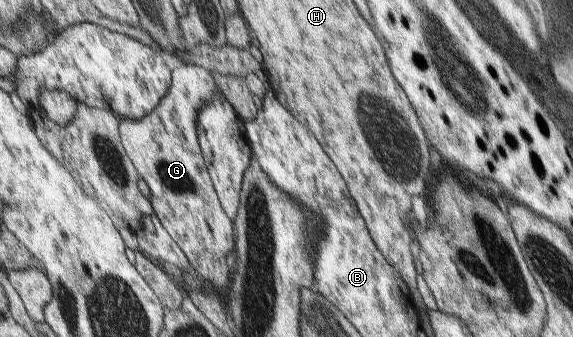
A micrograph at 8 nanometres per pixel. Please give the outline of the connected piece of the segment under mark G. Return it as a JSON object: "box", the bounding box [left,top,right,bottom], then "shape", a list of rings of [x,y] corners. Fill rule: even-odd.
{"box":[119,63,233,289],"shape":[[[184,63],[175,67],[172,72],[173,83],[170,93],[162,99],[153,114],[145,119],[119,118],[119,133],[121,143],[133,162],[139,177],[147,183],[156,218],[164,227],[171,239],[187,257],[191,272],[203,279],[209,288],[220,289],[229,283],[229,267],[225,263],[225,255],[233,251],[233,223],[227,217],[227,211],[215,188],[214,181],[208,169],[206,155],[200,142],[199,115],[211,105],[211,99],[225,95],[219,91],[218,83],[212,73],[195,63]]]}

